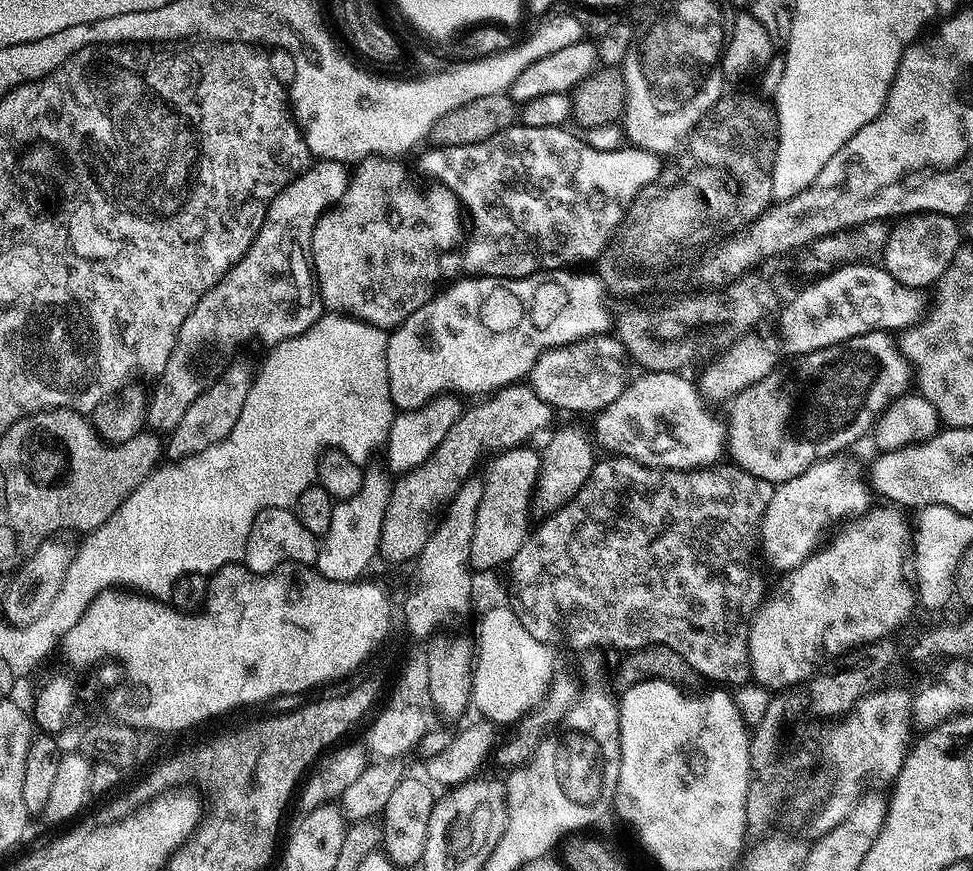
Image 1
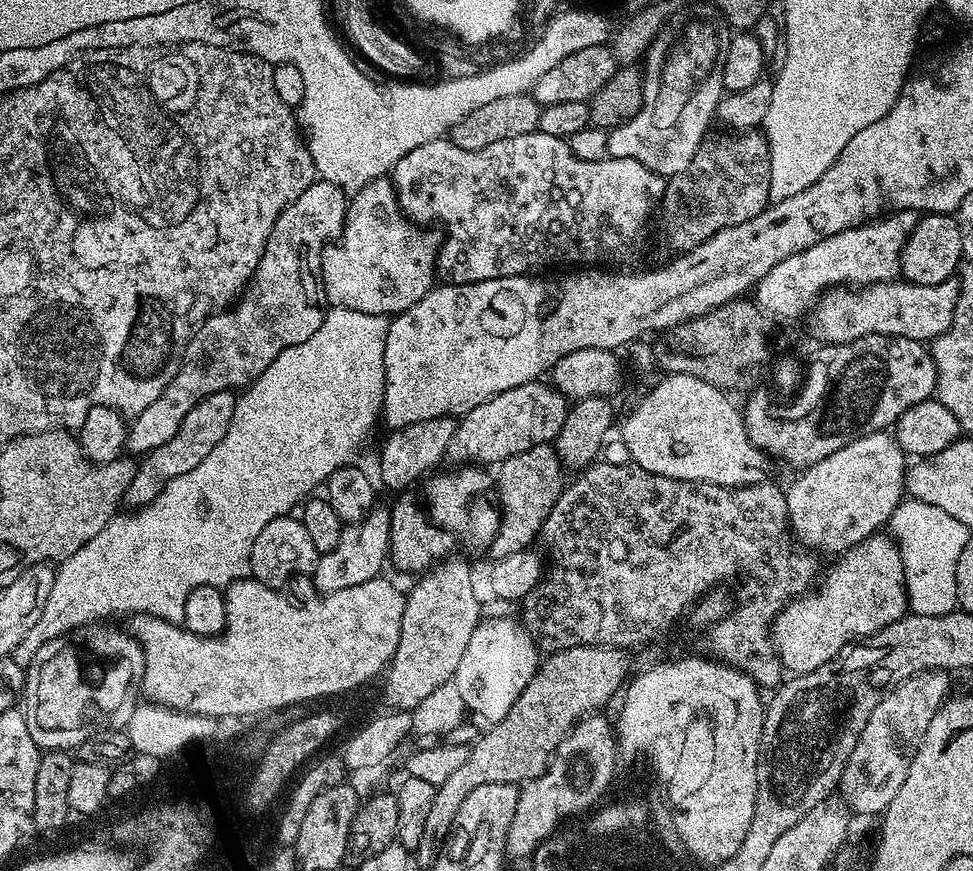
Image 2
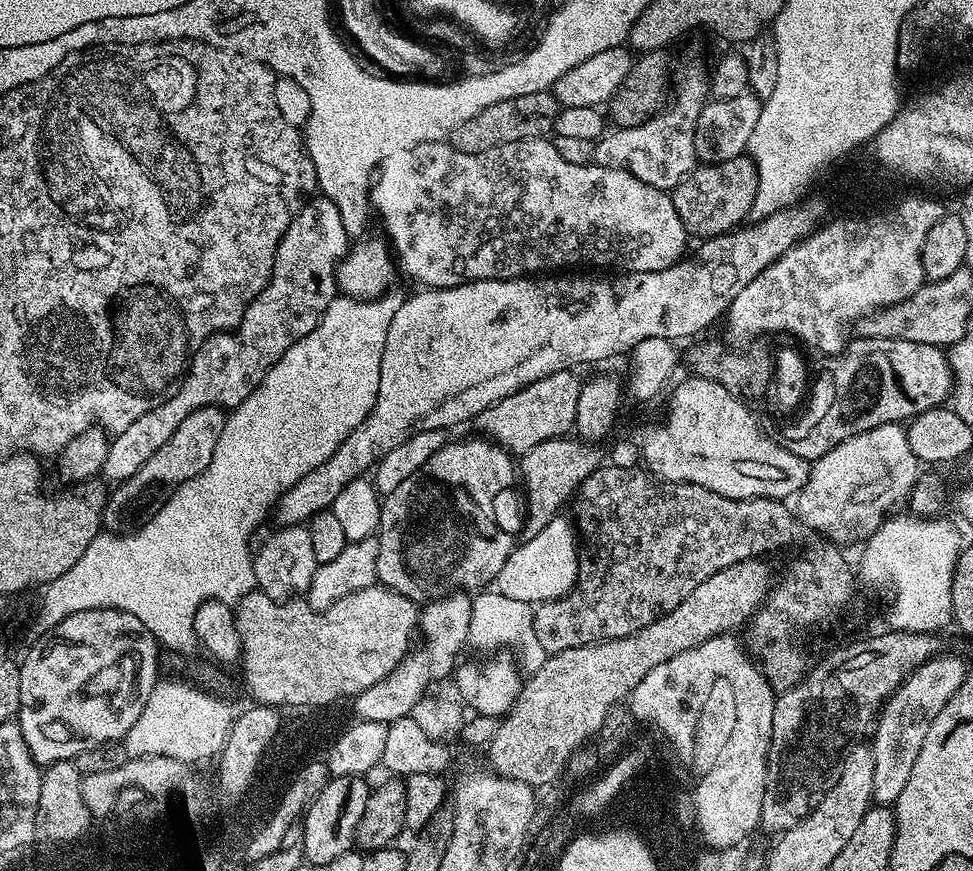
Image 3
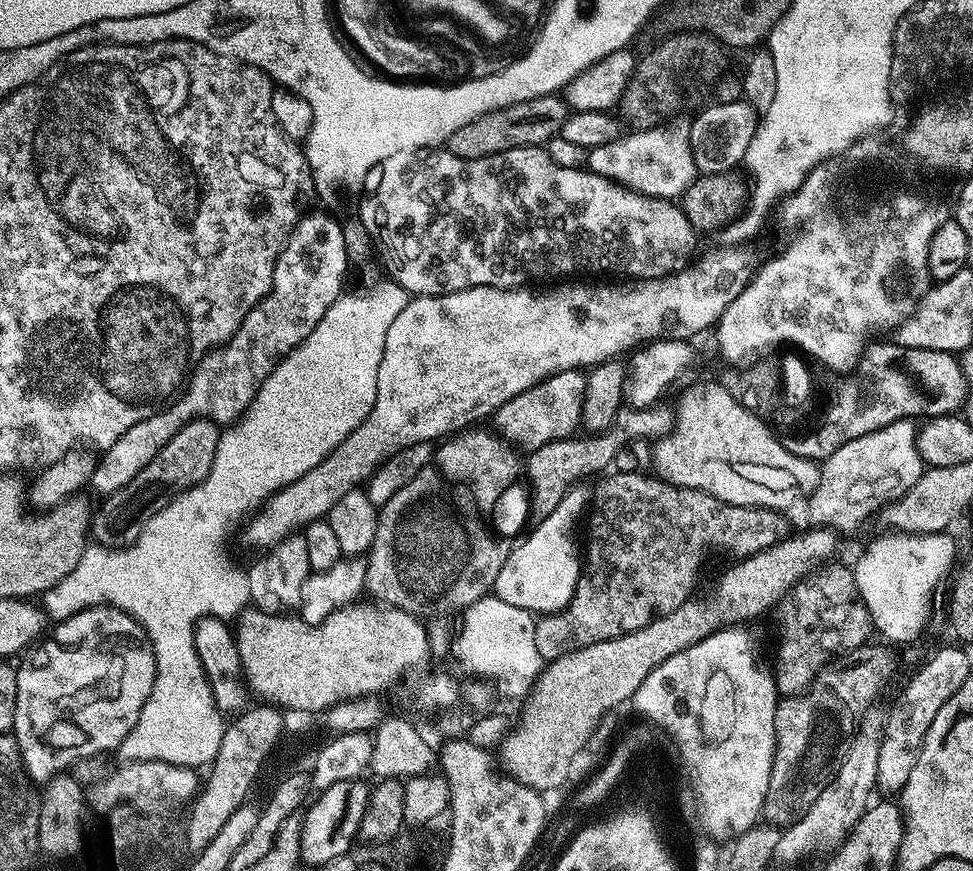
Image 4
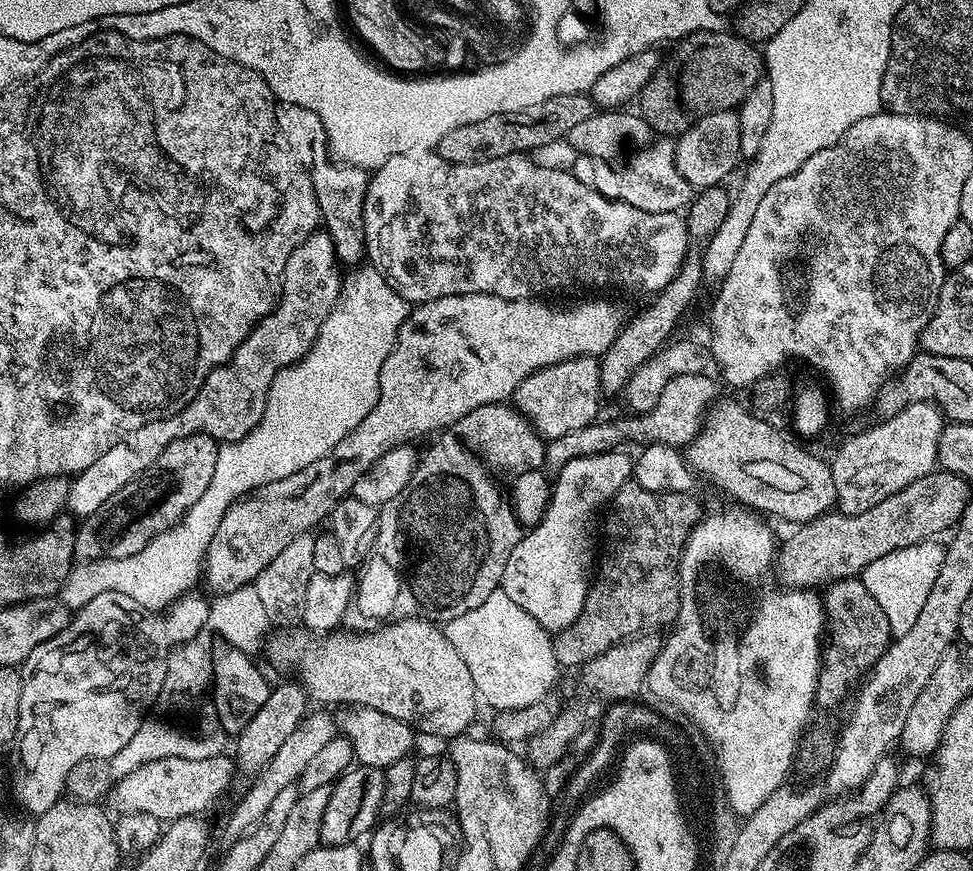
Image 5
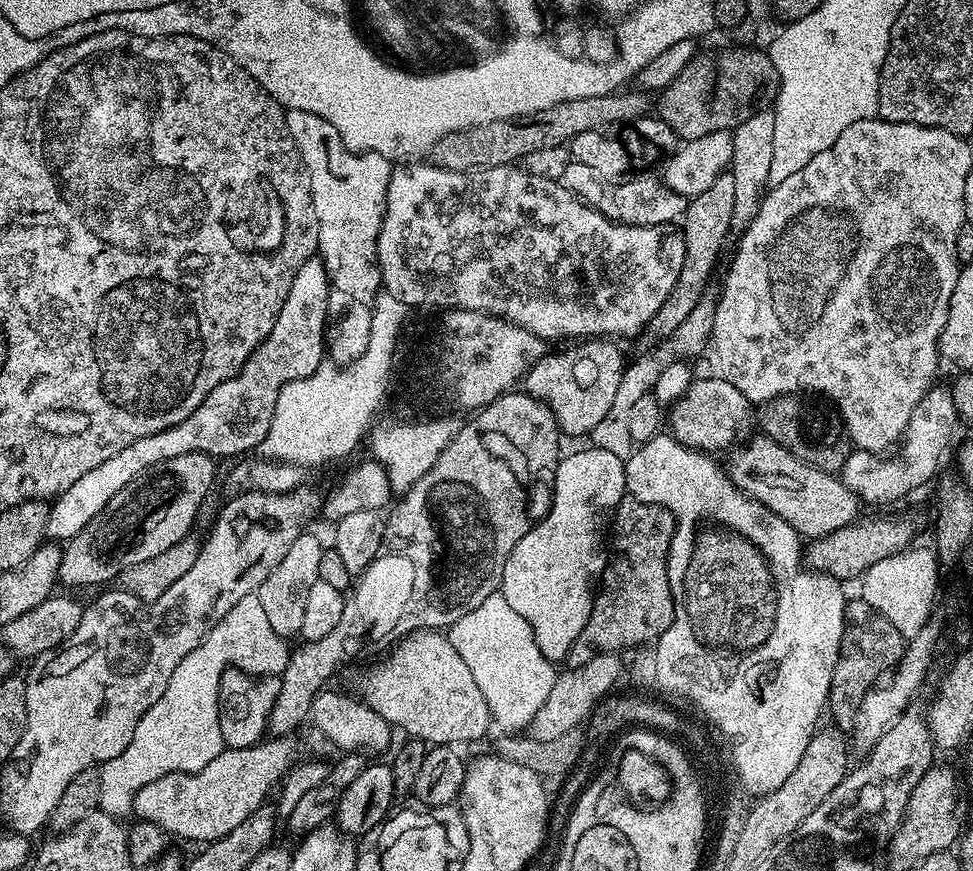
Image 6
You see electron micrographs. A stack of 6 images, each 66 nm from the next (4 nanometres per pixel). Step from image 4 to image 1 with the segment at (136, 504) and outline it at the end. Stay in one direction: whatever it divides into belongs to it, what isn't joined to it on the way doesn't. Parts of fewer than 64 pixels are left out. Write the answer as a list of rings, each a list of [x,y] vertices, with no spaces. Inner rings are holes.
[[[239,362],[230,364],[228,369],[205,392],[198,394],[198,398],[194,398],[194,402],[190,402],[190,410],[186,410],[186,414],[182,414],[182,422],[178,422],[178,426],[174,426],[174,430],[167,433],[167,459],[169,461],[184,460],[187,456],[193,456],[206,450],[206,446],[214,446],[214,442],[222,442],[222,438],[226,438],[226,434],[230,434],[230,430],[234,430],[234,422],[238,422],[238,414],[242,414],[242,405],[246,403],[246,394],[250,394],[253,379],[254,372],[251,367],[248,369],[246,365],[239,364]]]

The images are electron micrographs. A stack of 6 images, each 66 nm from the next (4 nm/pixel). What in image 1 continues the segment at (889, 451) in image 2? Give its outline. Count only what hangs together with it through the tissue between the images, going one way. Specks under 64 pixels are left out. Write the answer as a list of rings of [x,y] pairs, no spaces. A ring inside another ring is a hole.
[[[841,454],[820,460],[802,474],[777,485],[772,492],[761,524],[761,551],[784,574],[808,559],[823,541],[822,536],[834,523],[859,519],[868,513],[872,492],[861,464],[852,454]]]

